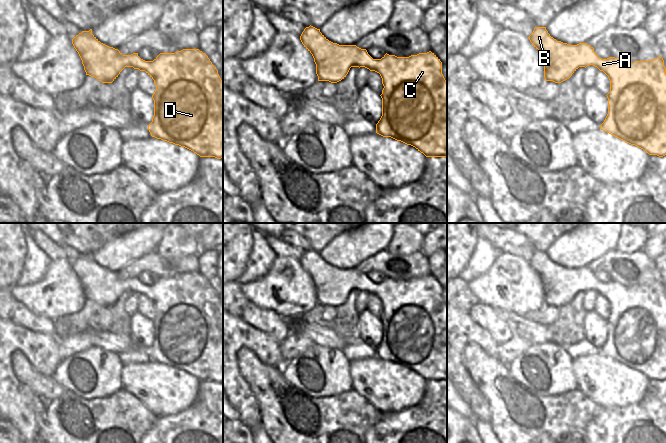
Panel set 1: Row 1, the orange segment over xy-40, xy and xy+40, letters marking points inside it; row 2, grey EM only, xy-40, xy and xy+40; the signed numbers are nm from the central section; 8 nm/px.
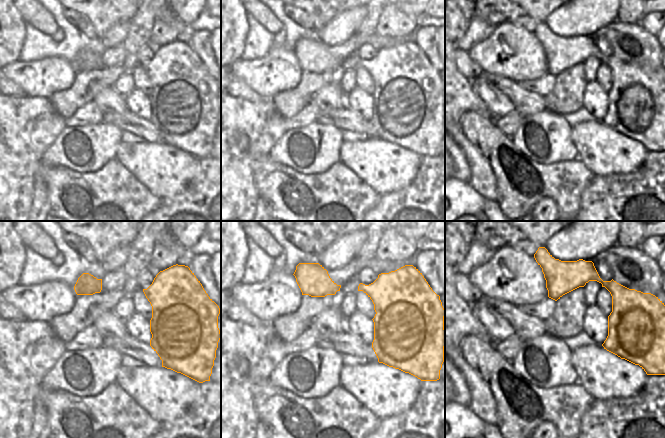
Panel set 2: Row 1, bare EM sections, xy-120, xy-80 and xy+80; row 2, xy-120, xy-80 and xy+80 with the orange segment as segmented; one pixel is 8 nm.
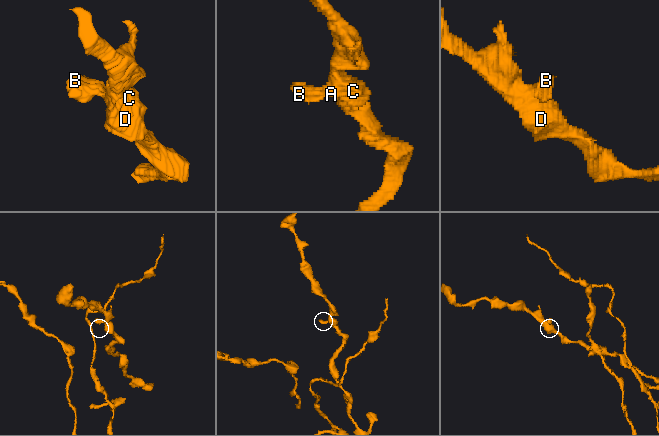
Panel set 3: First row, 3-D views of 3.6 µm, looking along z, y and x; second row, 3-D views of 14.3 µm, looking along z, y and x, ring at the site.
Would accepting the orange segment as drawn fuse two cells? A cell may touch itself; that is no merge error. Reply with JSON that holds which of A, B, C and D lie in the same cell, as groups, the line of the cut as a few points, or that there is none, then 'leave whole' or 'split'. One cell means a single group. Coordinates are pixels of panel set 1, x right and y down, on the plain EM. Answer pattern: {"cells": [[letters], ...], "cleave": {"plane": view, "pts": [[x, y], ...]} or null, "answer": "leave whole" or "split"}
{"cells": [["A", "B", "C", "D"]], "cleave": null, "answer": "leave whole"}

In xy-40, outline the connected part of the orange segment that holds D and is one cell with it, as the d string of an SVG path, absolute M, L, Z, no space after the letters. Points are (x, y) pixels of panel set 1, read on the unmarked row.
M92 253L76 259L72 268L82 284L86 299L102 307L112 307L125 291L145 295L154 304L154 340L148 349L152 361L185 371L200 381L223 382L223 305L205 277L199 273L183 273L175 277L160 277L153 285L145 285L138 277L123 279L118 273L101 267L92 258Z

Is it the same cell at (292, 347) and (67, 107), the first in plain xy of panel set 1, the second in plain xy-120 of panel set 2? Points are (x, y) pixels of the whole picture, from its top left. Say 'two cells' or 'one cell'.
two cells

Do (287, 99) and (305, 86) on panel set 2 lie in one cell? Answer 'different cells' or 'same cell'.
same cell

